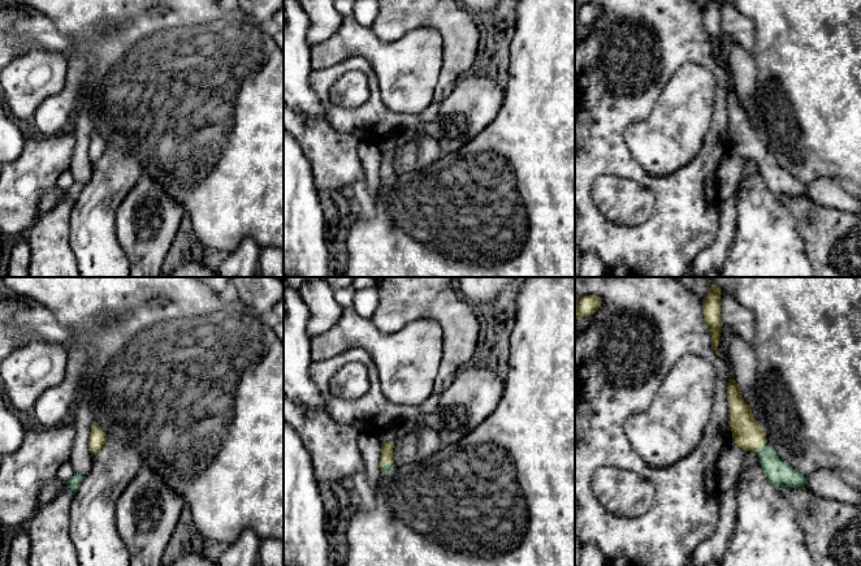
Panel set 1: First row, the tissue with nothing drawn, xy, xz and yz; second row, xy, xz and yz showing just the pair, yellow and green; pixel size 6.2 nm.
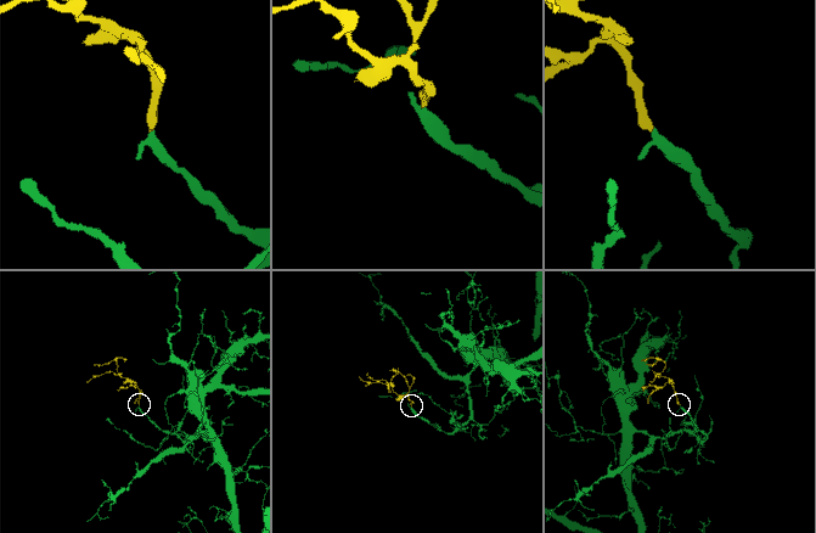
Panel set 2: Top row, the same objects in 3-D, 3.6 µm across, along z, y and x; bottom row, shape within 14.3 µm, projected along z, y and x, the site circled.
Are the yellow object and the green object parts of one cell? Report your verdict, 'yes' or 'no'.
yes

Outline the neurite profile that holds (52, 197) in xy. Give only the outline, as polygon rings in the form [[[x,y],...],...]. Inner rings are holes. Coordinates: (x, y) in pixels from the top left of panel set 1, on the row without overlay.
[[[57,185],[44,193],[39,202],[39,216],[48,213],[61,200],[62,194]]]

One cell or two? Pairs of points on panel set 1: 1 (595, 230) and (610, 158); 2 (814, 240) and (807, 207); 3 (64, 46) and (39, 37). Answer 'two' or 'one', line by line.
1: one
2: one
3: one

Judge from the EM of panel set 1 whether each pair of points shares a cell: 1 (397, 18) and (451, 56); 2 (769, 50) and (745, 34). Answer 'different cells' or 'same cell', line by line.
1: same cell
2: different cells

